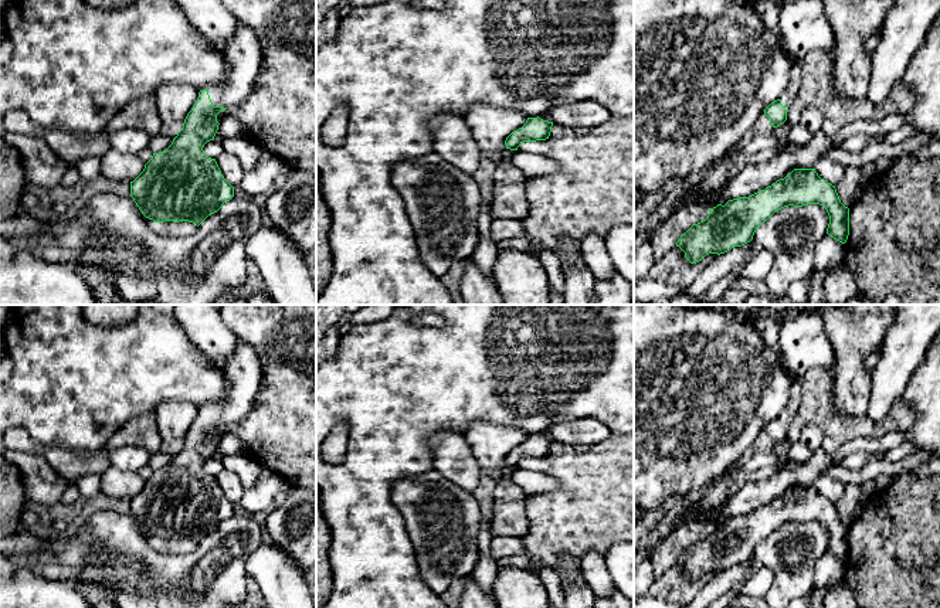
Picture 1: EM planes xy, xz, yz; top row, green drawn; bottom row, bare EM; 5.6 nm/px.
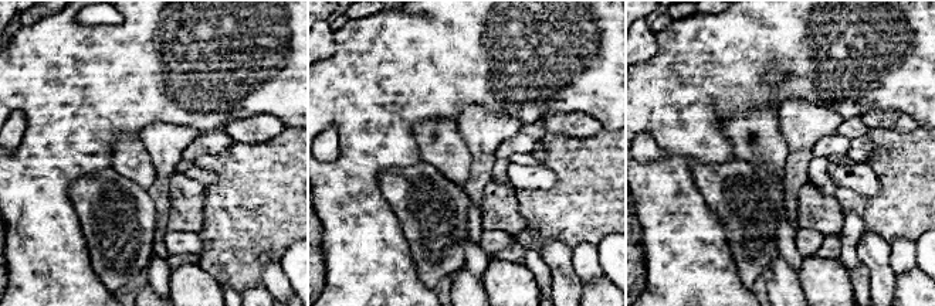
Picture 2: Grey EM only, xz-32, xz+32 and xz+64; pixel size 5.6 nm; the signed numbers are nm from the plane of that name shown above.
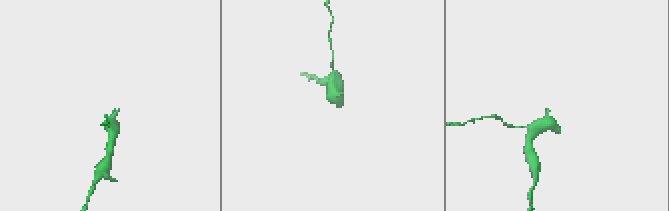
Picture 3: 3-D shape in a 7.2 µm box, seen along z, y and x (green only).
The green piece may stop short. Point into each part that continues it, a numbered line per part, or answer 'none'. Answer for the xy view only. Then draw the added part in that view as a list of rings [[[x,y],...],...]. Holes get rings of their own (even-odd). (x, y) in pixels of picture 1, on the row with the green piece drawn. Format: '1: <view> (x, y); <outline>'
1: xy (243, 53); [[[237,21],[223,54],[228,75],[221,86],[208,88],[208,95],[214,106],[231,108],[244,101],[255,84],[262,61],[261,44],[252,28]]]

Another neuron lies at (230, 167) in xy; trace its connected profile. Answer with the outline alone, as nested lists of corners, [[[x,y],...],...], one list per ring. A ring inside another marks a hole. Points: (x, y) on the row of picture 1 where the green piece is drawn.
[[[223,152],[217,159],[216,159],[221,174],[224,179],[233,186],[237,187],[241,184],[245,171],[242,170],[238,159],[227,152]]]

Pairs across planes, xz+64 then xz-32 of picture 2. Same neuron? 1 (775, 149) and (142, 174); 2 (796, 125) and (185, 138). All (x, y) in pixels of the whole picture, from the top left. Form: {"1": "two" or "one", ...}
{"1": "one", "2": "one"}

